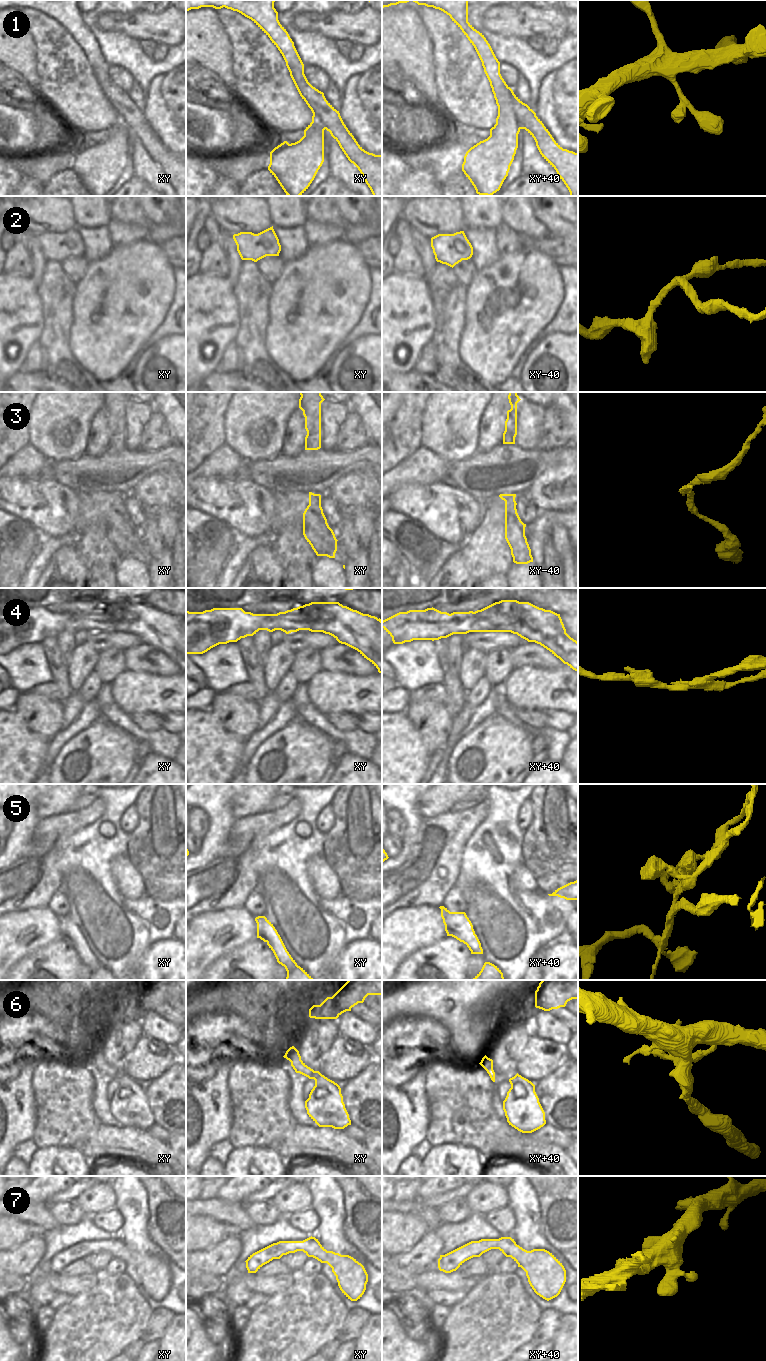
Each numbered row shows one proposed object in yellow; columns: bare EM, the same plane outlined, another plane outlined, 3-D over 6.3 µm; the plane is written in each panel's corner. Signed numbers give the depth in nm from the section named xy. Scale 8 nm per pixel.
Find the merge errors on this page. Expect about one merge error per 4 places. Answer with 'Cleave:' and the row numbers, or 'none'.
Cleave: 3, 4, 5

